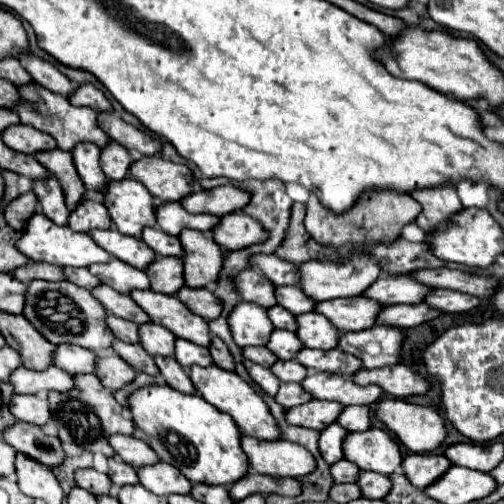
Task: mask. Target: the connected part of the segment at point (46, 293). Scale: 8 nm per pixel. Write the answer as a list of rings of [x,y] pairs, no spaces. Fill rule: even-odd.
[[[42,279],[32,281],[26,289],[26,301],[22,313],[54,345],[72,343],[84,349],[102,351],[108,349],[114,339],[108,325],[104,323],[106,311],[102,309],[102,305],[90,295],[88,289],[78,287],[70,281],[58,281],[58,283]]]

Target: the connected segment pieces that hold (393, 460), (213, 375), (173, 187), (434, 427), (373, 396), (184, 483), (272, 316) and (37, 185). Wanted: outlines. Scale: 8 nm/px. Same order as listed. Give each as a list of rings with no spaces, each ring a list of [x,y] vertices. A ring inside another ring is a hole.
[[[368,429],[362,433],[348,433],[344,439],[344,459],[364,471],[392,473],[402,457],[396,441],[382,429]]]
[[[192,365],[188,369],[188,375],[190,375],[190,379],[192,379],[194,387],[196,387],[196,393],[202,395],[214,407],[218,407],[222,413],[228,413],[234,419],[234,423],[242,429],[242,435],[250,435],[250,437],[256,437],[256,439],[268,439],[268,441],[278,439],[280,431],[278,431],[278,425],[276,425],[274,417],[270,415],[268,405],[234,371],[226,371],[226,369],[220,369],[216,365],[210,365],[210,367]]]
[[[150,155],[134,161],[128,173],[144,183],[152,197],[160,201],[180,201],[184,195],[192,193],[192,173],[186,165],[176,165],[162,159],[160,155]]]
[[[382,399],[376,405],[376,417],[414,453],[432,451],[446,437],[444,421],[434,407]]]
[[[310,373],[302,383],[306,393],[314,399],[336,401],[340,405],[372,405],[382,397],[382,389],[376,385],[360,387],[352,379],[344,379],[334,373]]]
[[[158,461],[156,465],[144,465],[136,469],[140,483],[156,493],[156,495],[170,495],[170,493],[190,493],[192,483],[174,469],[174,465],[168,465],[164,461]]]
[[[274,305],[270,309],[266,309],[268,313],[268,319],[272,321],[272,325],[276,329],[288,329],[288,331],[294,331],[294,315],[290,315],[290,311],[282,309],[280,305]]]
[[[48,175],[46,179],[36,179],[32,181],[32,191],[36,193],[42,213],[52,219],[58,225],[66,225],[68,221],[68,209],[64,205],[64,197],[62,197],[62,189],[58,185],[58,179],[54,175]]]

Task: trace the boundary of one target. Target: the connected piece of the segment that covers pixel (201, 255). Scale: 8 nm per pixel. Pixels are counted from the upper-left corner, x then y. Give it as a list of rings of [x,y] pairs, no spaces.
[[[184,229],[178,235],[184,249],[184,281],[188,287],[206,287],[218,279],[222,267],[220,245],[194,229]]]

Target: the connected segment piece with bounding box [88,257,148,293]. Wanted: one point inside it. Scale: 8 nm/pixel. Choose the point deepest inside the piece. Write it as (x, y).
(123, 277)

